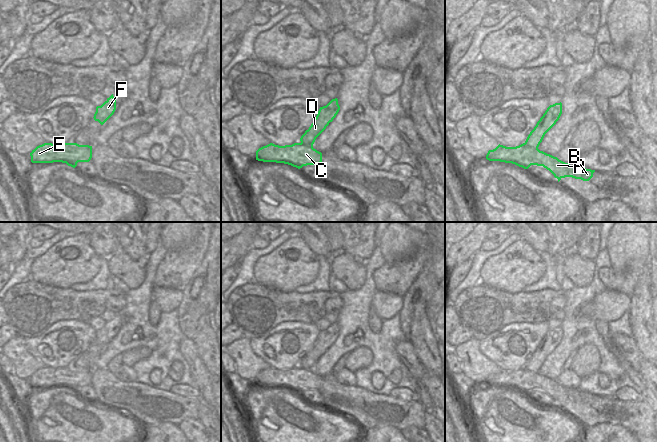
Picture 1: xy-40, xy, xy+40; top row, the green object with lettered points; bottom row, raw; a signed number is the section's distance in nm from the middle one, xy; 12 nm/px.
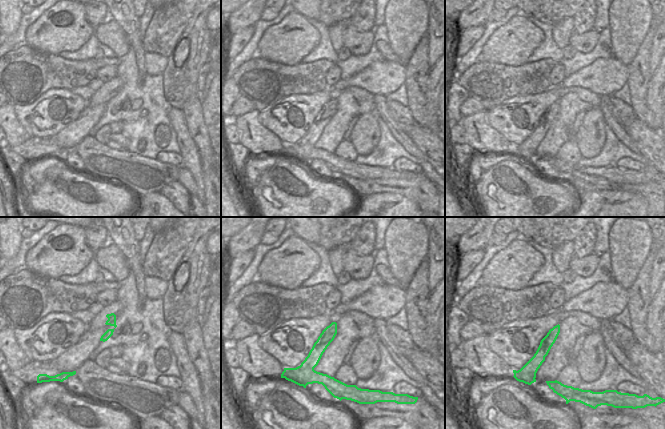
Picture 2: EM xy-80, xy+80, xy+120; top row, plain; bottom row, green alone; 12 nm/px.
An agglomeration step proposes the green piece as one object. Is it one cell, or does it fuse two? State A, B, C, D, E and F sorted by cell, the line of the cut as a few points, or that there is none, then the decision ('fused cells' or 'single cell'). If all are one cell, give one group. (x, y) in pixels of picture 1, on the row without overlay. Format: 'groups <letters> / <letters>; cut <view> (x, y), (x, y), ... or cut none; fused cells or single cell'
groups A B C E / D F; cut xy+40 (524, 367), (537, 373); fused cells

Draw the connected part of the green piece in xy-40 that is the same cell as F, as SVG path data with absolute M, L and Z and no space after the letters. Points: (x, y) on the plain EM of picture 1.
M113 318L101 329L96 331L94 344L103 349L115 336L116 324Z

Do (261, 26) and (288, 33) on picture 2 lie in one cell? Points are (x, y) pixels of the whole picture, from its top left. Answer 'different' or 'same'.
different

